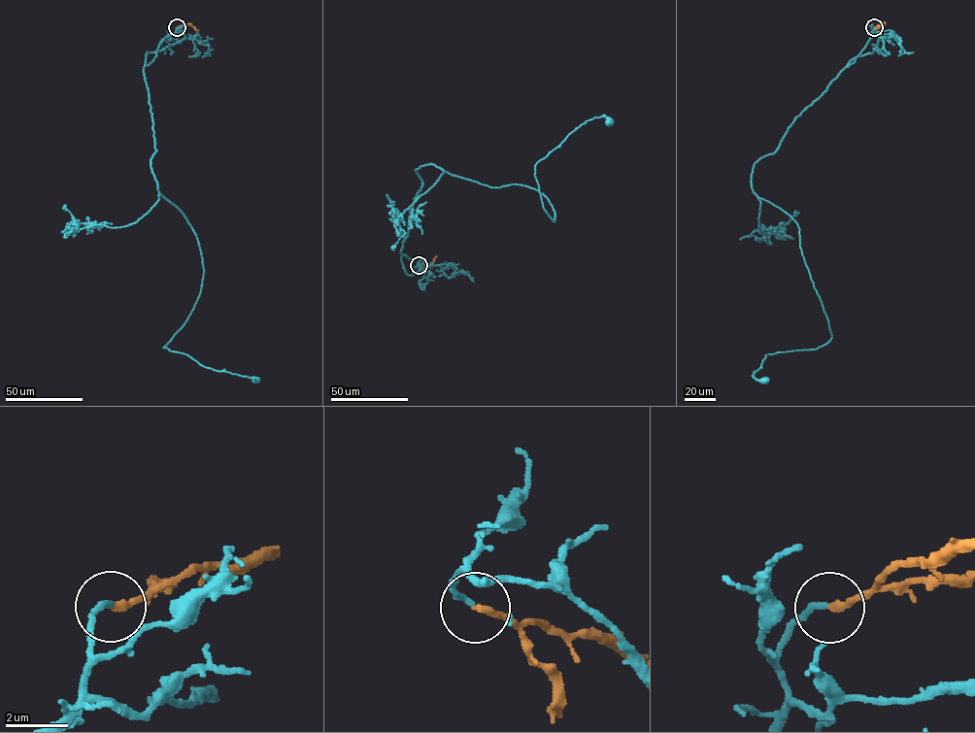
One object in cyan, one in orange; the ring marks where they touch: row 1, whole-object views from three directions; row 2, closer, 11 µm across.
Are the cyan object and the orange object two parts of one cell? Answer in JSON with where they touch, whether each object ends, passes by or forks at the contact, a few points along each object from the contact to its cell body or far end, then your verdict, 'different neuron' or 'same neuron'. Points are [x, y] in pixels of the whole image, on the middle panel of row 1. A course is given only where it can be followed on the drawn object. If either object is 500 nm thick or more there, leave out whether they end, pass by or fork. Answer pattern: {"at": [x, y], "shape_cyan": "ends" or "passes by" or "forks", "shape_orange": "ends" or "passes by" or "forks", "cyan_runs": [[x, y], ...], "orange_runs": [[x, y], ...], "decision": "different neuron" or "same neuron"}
{"at": [419, 265], "shape_cyan": "ends", "shape_orange": "ends", "cyan_runs": [[419, 265], [401, 250], [417, 169], [538, 190], [554, 221], [535, 165], [587, 121], [609, 122]], "orange_runs": [[419, 265], [428, 268], [436, 256]], "decision": "same neuron"}

